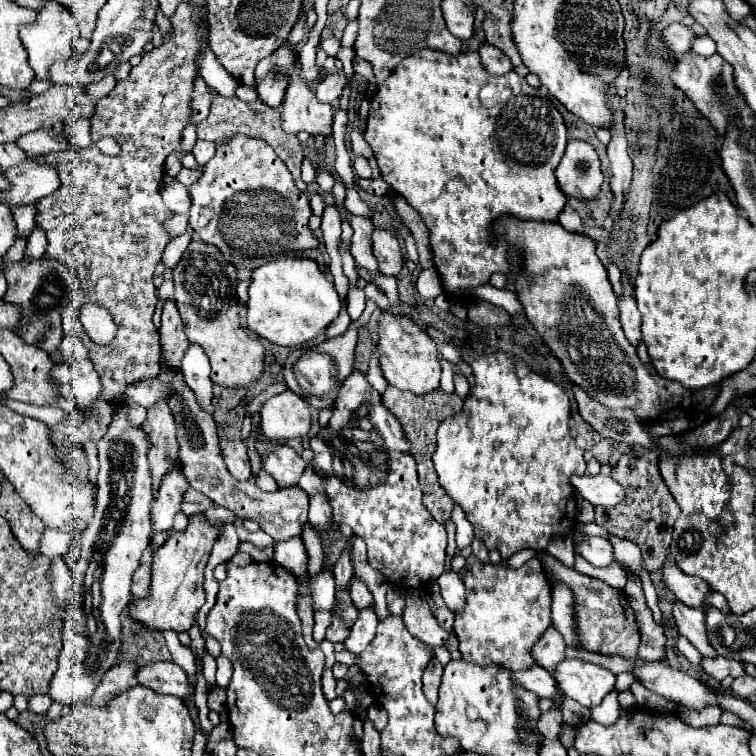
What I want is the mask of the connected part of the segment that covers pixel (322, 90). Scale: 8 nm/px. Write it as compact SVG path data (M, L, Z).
M342 70L336 72L336 74L328 74L326 78L322 78L318 82L316 98L320 98L322 102L332 104L332 102L336 102L340 98L340 94L342 94L346 84L348 84L348 80L346 80L346 74Z

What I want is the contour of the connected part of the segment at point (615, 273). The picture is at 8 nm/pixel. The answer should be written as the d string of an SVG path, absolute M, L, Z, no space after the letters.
M610 263L607 266L607 271L610 283L612 284L614 293L616 294L616 296L618 296L618 302L619 302L620 296L622 295L622 286L620 282L621 271L613 263Z

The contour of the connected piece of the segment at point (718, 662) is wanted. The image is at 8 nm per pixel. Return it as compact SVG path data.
M718 656L718 658L714 658L714 660L712 660L712 658L704 658L702 668L704 668L704 672L706 672L708 676L712 676L712 678L716 678L716 680L722 680L722 678L726 678L726 676L738 678L738 676L746 674L746 672L744 672L744 662L730 660L730 658L722 658L722 656Z

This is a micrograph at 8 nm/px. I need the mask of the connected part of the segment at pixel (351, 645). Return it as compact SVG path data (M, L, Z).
M364 610L358 614L350 636L346 638L346 648L352 654L360 654L374 638L376 634L376 626L378 626L378 616L372 610Z

